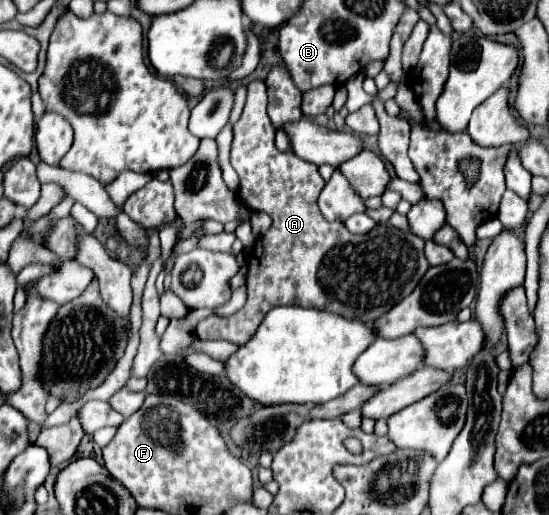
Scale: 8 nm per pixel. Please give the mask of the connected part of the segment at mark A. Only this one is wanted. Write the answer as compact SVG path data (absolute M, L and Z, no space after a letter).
M259 79L247 85L243 115L233 125L231 165L241 181L239 201L251 211L267 213L273 225L257 239L251 259L247 259L249 297L245 307L231 317L209 315L199 321L199 339L245 343L267 311L277 305L315 307L345 319L373 323L405 299L425 275L429 267L423 255L425 241L411 231L389 227L387 235L387 225L377 225L373 233L353 235L341 221L329 223L319 215L317 197L325 181L317 173L317 165L303 163L295 153L275 147L275 127L267 117L267 87Z

